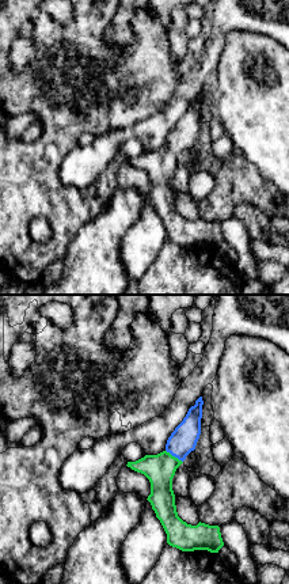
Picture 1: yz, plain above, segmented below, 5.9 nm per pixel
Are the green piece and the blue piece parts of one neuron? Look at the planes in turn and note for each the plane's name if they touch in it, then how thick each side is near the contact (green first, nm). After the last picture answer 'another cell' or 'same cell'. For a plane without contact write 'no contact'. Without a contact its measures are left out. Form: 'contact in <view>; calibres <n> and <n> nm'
contact in yz; calibres 180 and 160 nm

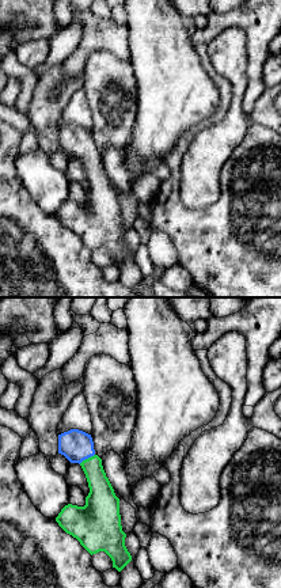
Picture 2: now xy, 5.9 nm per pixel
contact in xy; calibres 160 and 190 nm

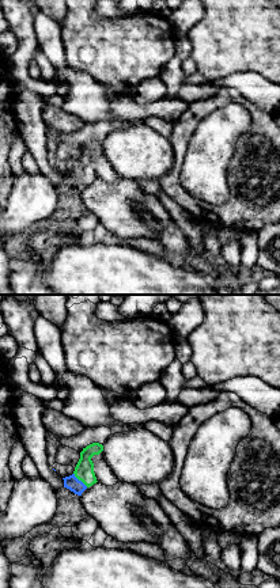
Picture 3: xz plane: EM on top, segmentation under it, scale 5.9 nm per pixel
contact in xz; calibres 110 and 90 nm

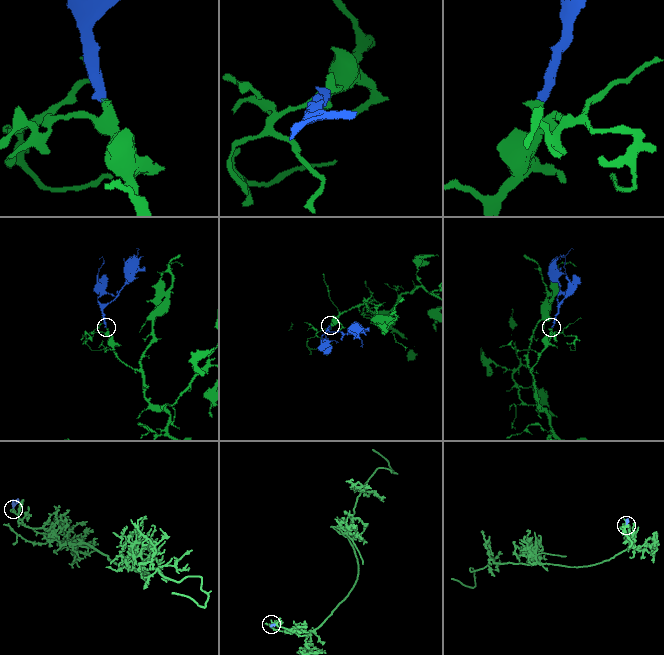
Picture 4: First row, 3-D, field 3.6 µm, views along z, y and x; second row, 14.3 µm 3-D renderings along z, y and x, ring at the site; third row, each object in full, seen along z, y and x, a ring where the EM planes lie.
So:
same cell

